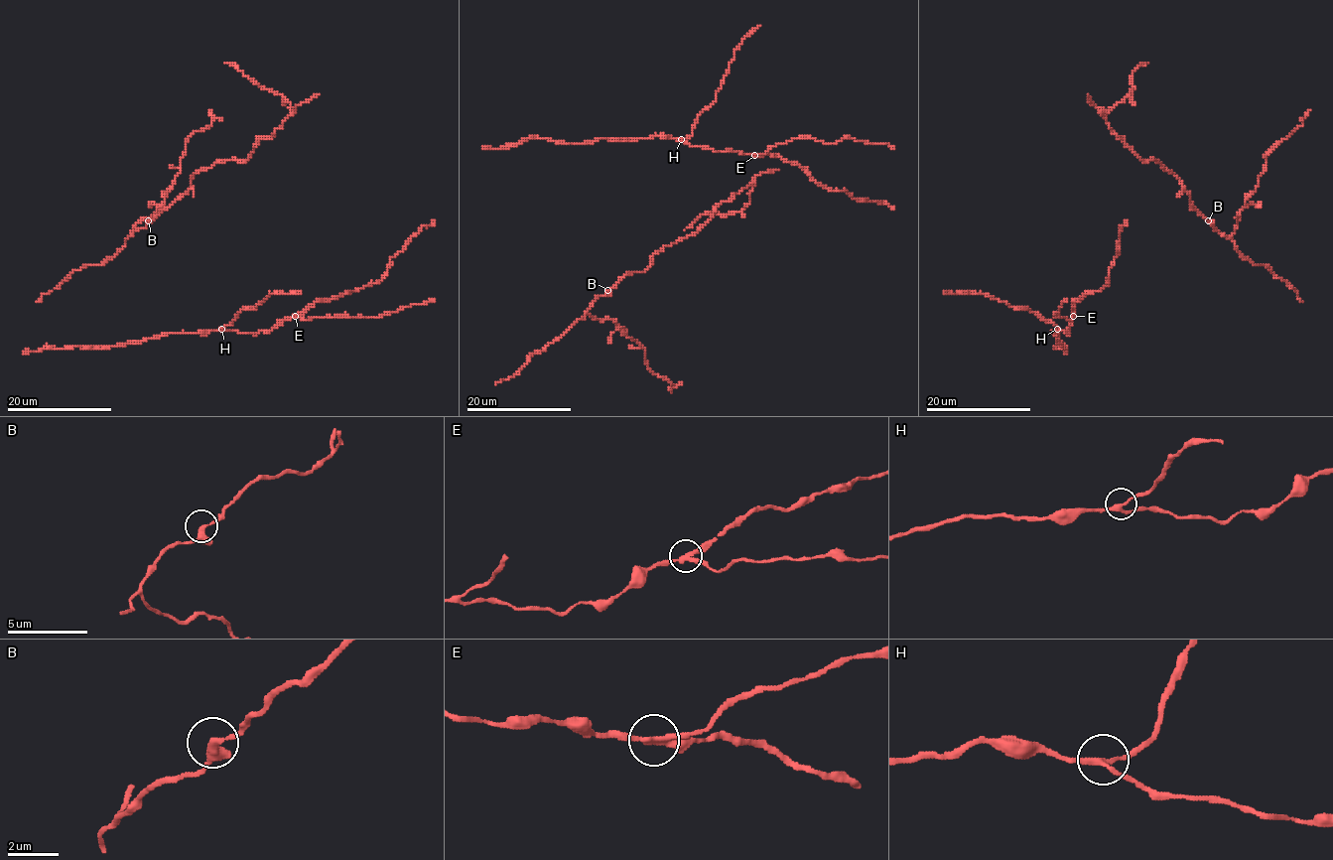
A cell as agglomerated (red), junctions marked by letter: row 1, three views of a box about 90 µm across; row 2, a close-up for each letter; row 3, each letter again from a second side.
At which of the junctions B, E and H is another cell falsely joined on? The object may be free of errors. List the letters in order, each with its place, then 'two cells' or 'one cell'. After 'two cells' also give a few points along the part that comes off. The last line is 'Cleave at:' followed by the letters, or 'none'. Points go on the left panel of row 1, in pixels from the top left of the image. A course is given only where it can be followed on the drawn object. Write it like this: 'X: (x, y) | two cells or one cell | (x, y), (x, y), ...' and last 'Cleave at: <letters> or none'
B: (148, 220) | one cell
E: (295, 316) | two cells | (295, 315), (324, 300), (333, 300), (376, 284), (385, 273), (390, 259), (422, 227), (435, 222)
H: (221, 329) | one cell
Cleave at: E

